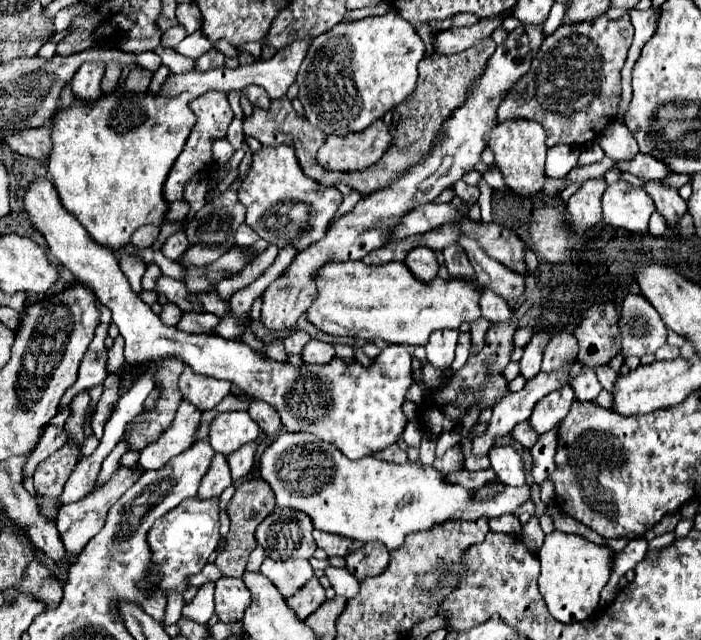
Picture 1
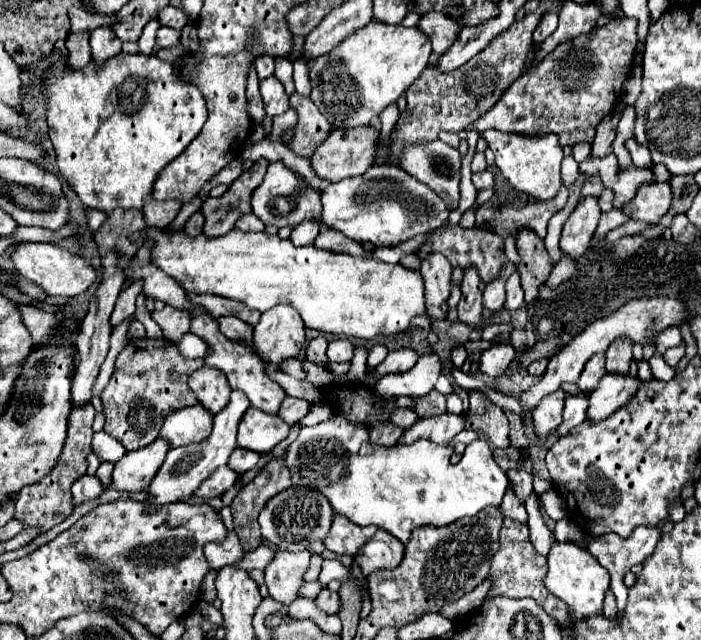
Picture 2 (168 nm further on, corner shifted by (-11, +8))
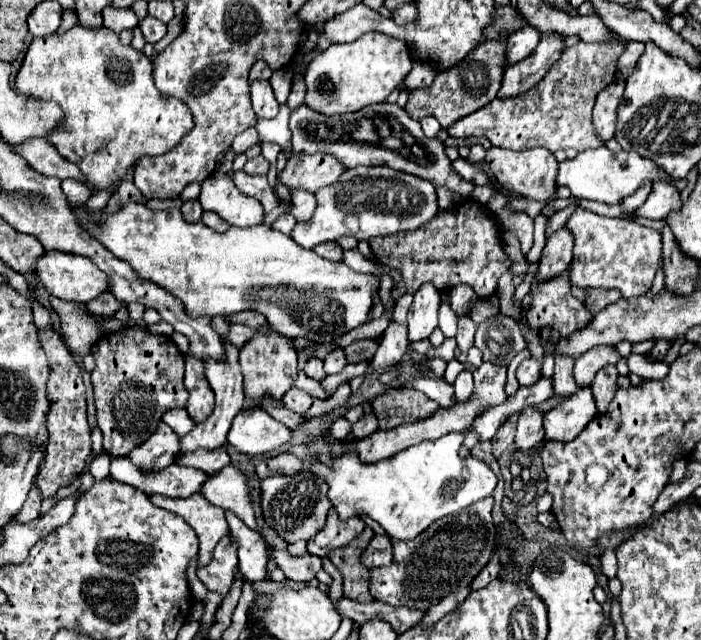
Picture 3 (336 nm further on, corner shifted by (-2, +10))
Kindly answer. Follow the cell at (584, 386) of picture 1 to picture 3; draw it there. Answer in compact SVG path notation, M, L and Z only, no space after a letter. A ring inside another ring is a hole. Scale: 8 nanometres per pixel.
M595 346L595 348L587 350L579 360L575 360L575 366L573 366L577 386L579 388L591 386L597 370L607 364L617 364L619 358L621 358L619 352L611 346Z

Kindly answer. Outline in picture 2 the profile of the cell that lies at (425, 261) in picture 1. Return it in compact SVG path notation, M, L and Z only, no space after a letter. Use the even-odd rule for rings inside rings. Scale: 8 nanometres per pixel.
M430 254L428 258L424 258L420 274L426 288L426 312L432 322L438 322L444 318L442 304L450 298L452 266L444 256Z

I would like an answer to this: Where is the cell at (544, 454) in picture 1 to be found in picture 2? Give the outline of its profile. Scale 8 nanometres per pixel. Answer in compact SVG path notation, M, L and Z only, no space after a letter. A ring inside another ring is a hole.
M568 394L564 402L564 422L558 426L558 436L568 434L574 426L582 424L586 420L586 408L588 408L588 398L584 394Z

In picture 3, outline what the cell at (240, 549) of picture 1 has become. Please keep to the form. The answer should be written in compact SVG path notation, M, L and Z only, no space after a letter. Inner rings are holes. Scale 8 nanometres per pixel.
M279 454L273 458L265 458L257 462L255 474L257 478L267 478L267 476L291 476L303 470L303 460L295 458L293 454Z

